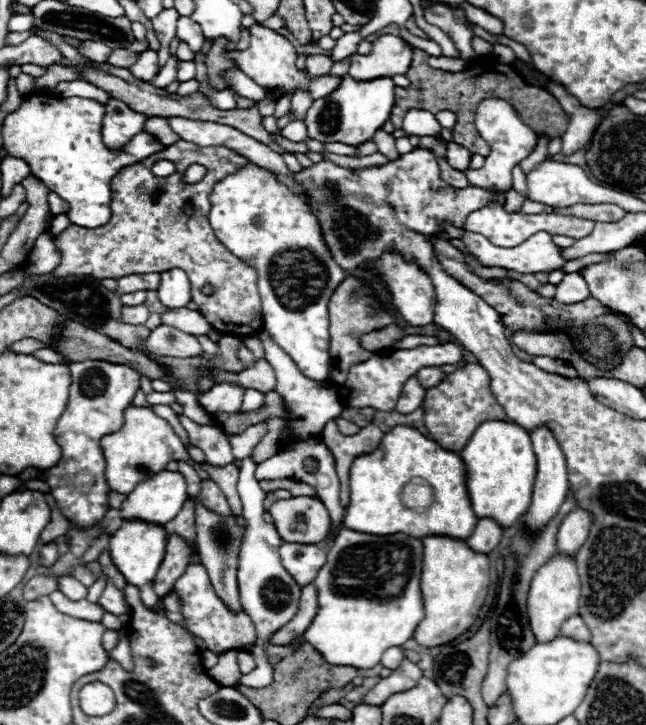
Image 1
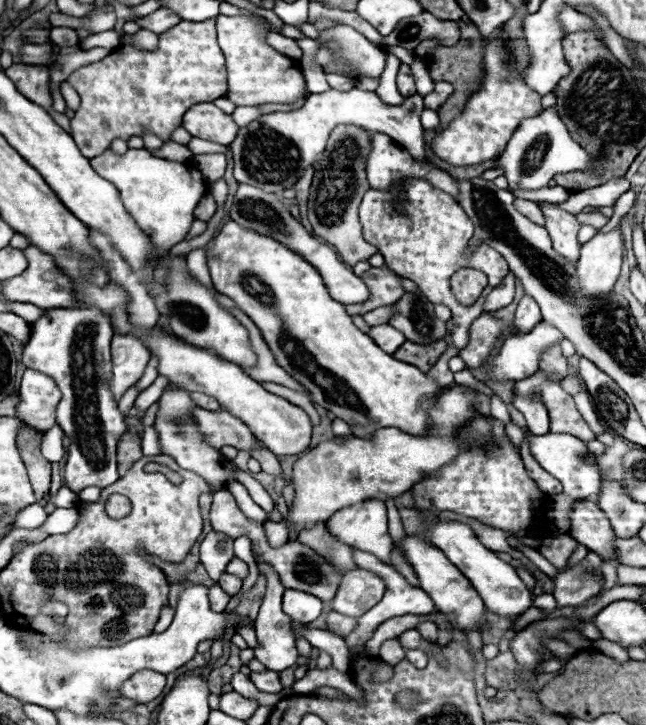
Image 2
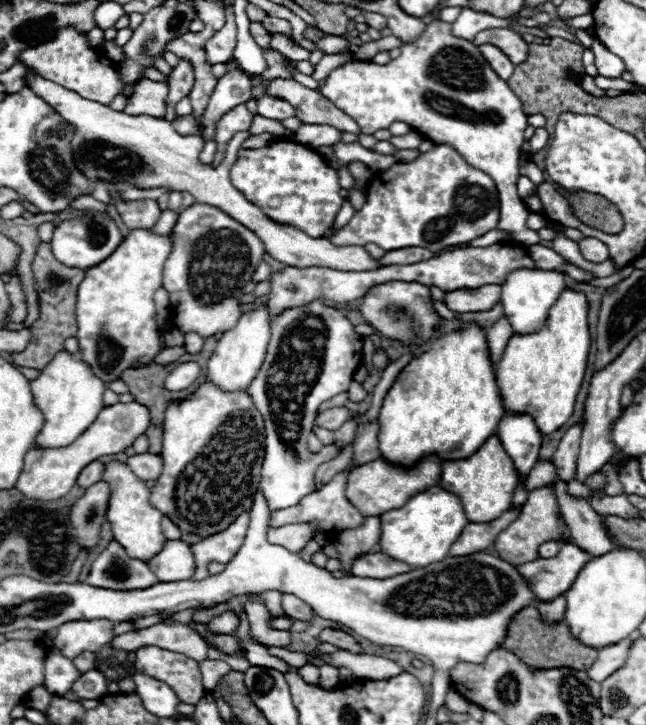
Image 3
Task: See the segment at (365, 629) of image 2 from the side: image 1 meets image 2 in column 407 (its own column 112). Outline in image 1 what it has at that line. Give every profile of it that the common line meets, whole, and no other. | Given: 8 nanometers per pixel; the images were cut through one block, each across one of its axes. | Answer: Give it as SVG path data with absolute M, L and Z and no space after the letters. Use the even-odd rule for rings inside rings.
M112 580L106 582L106 588L98 600L98 604L102 606L102 610L106 610L108 614L120 616L126 612L126 602L124 602L124 594L112 584Z

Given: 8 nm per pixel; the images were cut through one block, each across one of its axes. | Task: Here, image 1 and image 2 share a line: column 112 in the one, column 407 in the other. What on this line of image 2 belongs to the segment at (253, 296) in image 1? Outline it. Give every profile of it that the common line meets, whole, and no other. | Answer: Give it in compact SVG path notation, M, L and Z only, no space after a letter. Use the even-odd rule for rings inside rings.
M406 178L400 184L402 188L402 198L396 210L396 200L392 198L390 192L384 190L374 190L370 188L364 194L364 200L360 204L360 222L364 230L364 238L382 252L384 262L388 268L392 268L398 276L408 278L420 286L424 296L434 302L434 304L444 304L452 310L454 318L454 330L452 330L452 344L460 350L464 344L468 344L468 328L472 320L476 320L484 310L482 310L482 300L484 296L504 280L508 274L508 264L506 260L492 250L488 244L480 244L478 250L466 260L462 258L462 250L466 248L468 240L474 236L474 224L470 218L464 214L464 210L458 206L458 202L442 192L440 188L432 186L430 182L422 178ZM460 268L474 268L480 270L488 276L488 288L480 296L480 300L472 306L462 306L454 296L450 288L450 278L454 272Z

